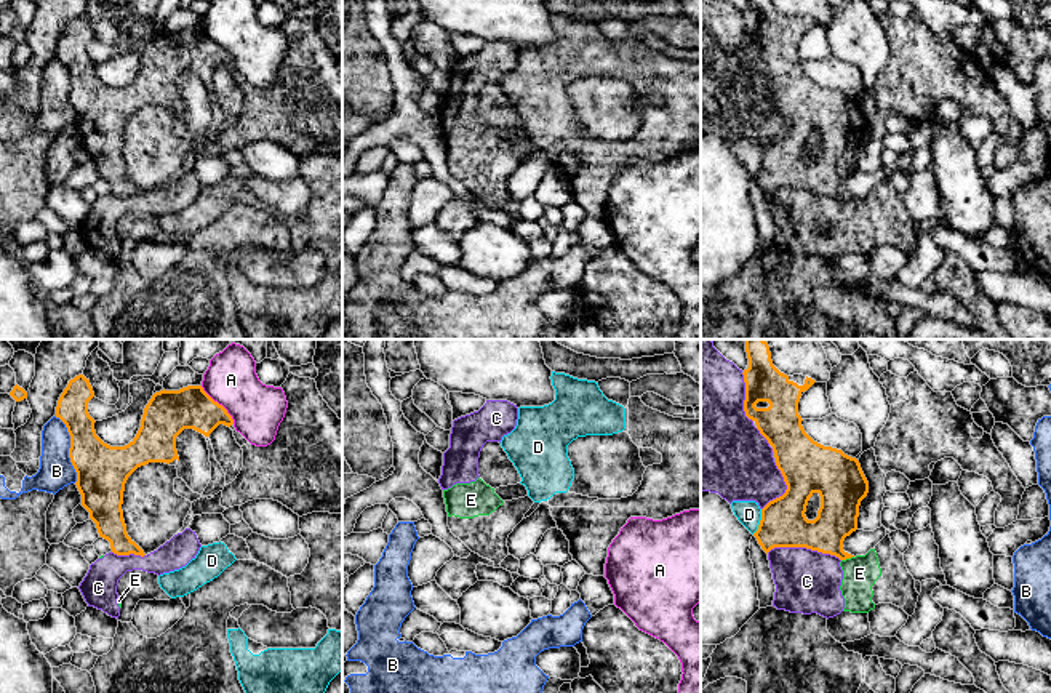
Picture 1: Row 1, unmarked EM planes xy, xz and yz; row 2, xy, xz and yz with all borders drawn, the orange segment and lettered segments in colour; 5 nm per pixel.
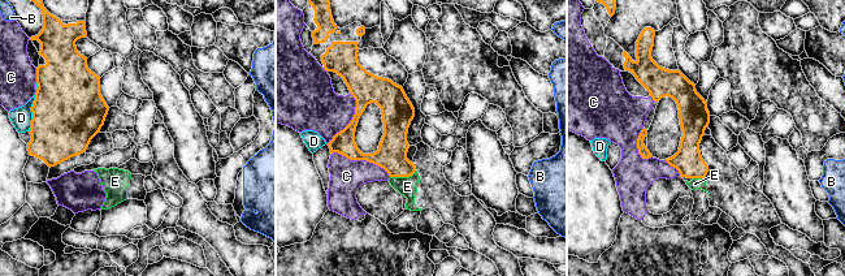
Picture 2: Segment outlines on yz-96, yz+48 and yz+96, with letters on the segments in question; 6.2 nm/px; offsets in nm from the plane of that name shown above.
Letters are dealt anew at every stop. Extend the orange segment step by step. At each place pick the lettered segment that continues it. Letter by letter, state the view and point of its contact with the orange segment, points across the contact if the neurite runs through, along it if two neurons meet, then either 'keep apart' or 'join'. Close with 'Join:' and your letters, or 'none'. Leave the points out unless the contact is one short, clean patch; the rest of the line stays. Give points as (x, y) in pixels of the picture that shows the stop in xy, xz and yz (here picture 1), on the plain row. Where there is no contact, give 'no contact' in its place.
A: xy (218, 45) | keep apart
B: xy (69, 90) | keep apart
C: yz (803, 188) | keep apart
D: yz (760, 164) | keep apart
E: yz (847, 199) | along yz (853, 197), (842, 202) | keep apart
Join: none

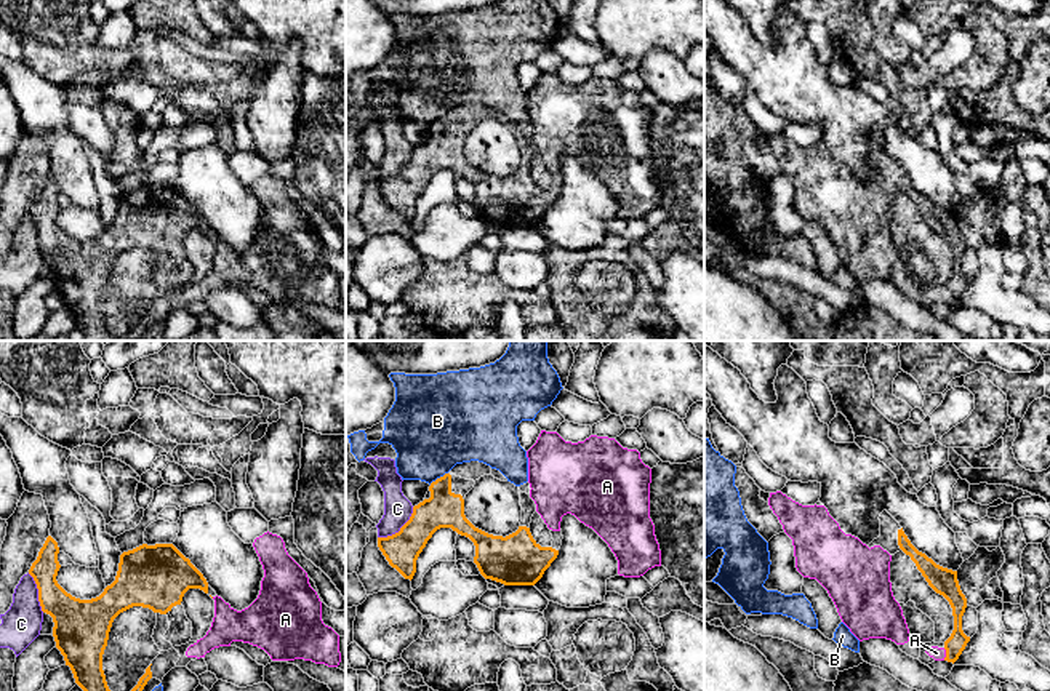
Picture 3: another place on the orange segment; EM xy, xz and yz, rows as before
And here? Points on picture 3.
A: yz (946, 296) | across yz (954, 287), (946, 296), (937, 295) | join
B: xz (437, 120) | keep apart
C: xz (400, 171) | keep apart
Join: A

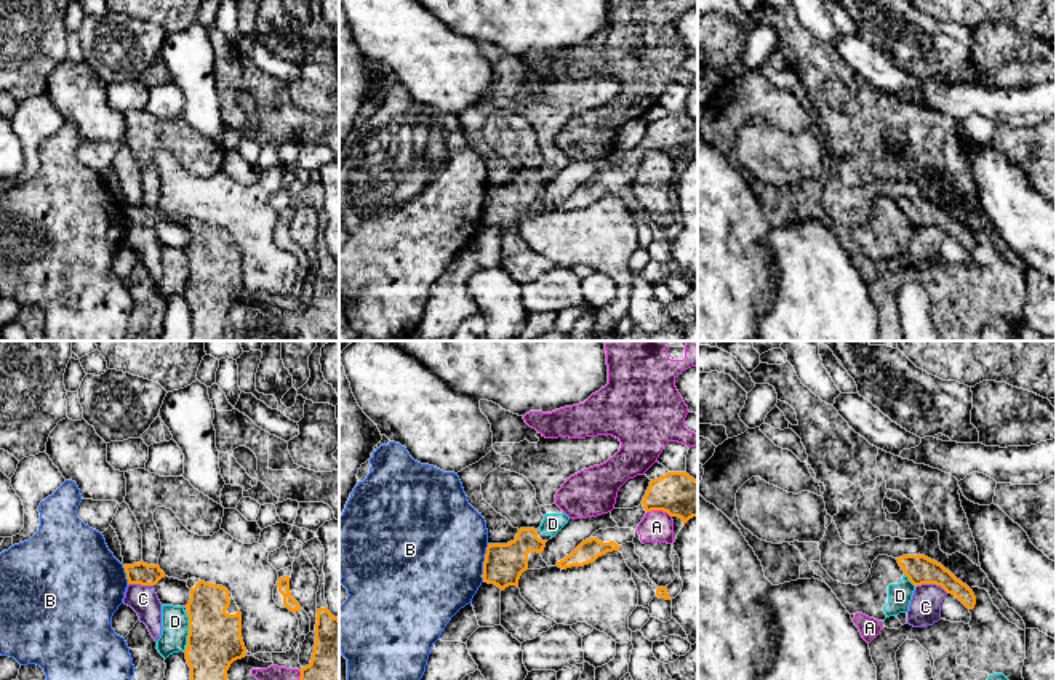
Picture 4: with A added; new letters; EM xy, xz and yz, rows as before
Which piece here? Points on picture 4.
A: xz (660, 151) | keep apart
B: xz (484, 205) | along xz (488, 186), (484, 196), (482, 223) | keep apart
C: yz (932, 224) | keep apart
D: xy (189, 271) | keep apart
Join: none

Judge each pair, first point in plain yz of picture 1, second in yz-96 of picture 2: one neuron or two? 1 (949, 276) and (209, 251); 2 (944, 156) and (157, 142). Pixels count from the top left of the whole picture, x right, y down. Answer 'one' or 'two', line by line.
1: one
2: two

